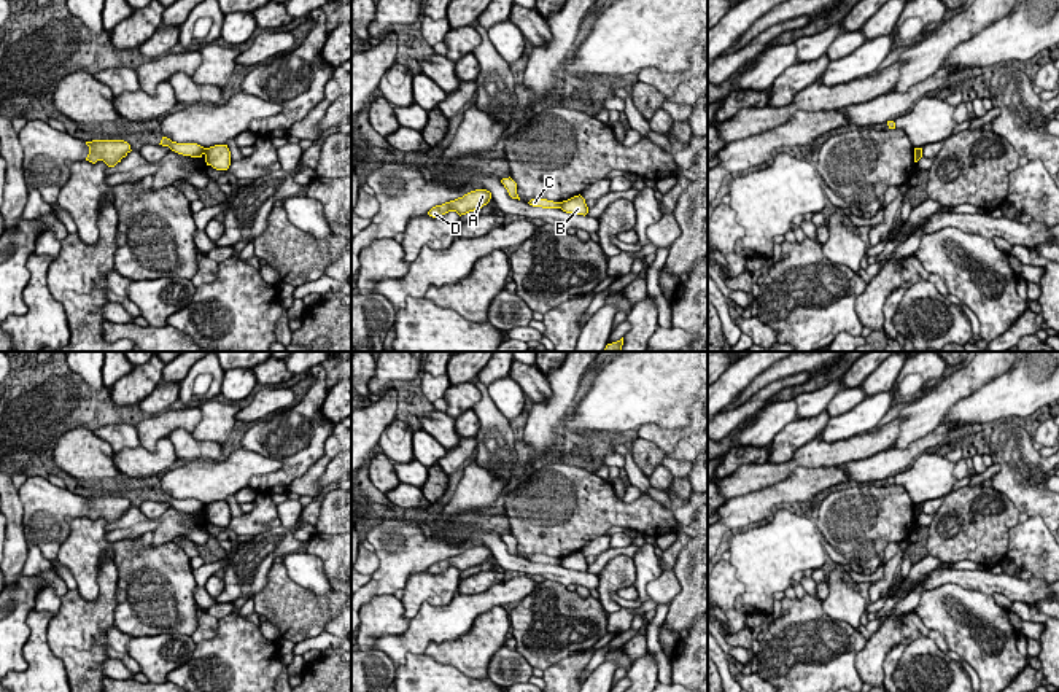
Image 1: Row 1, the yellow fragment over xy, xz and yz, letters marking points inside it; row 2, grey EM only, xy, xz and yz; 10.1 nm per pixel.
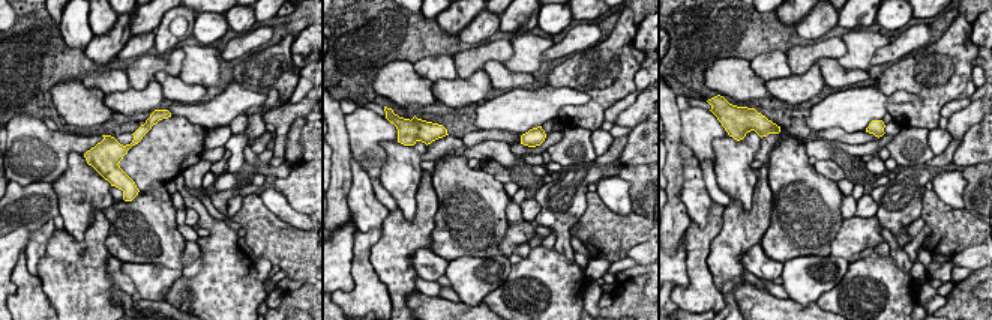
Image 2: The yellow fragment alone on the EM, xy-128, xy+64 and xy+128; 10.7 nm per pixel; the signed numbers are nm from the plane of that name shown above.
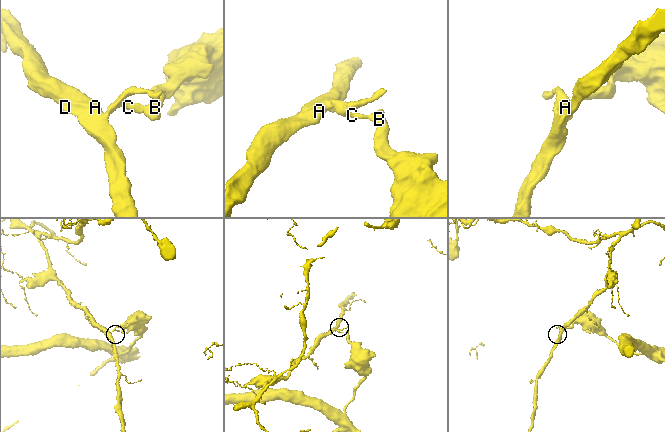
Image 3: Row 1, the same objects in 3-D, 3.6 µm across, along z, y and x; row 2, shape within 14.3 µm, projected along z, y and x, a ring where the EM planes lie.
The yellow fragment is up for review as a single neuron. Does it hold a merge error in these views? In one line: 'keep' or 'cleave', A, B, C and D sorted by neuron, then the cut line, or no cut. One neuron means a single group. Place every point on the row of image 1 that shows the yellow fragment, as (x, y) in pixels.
cleave; A C D / B; cut in xy along (205, 148), (202, 153)

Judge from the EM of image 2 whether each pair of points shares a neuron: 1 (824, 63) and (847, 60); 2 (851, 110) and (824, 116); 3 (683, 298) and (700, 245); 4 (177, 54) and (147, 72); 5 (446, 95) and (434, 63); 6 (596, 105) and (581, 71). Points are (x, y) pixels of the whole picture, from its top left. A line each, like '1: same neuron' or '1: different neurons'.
1: different neurons
2: same neuron
3: same neuron
4: same neuron
5: different neurons
6: same neuron

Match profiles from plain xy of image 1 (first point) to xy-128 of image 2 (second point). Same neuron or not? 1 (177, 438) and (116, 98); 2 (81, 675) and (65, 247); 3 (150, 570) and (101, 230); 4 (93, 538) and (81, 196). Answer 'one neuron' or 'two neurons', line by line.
1: two neurons
2: one neuron
3: two neurons
4: one neuron

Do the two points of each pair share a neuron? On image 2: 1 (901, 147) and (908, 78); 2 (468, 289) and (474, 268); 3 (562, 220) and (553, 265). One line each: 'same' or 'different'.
1: different
2: same
3: different

